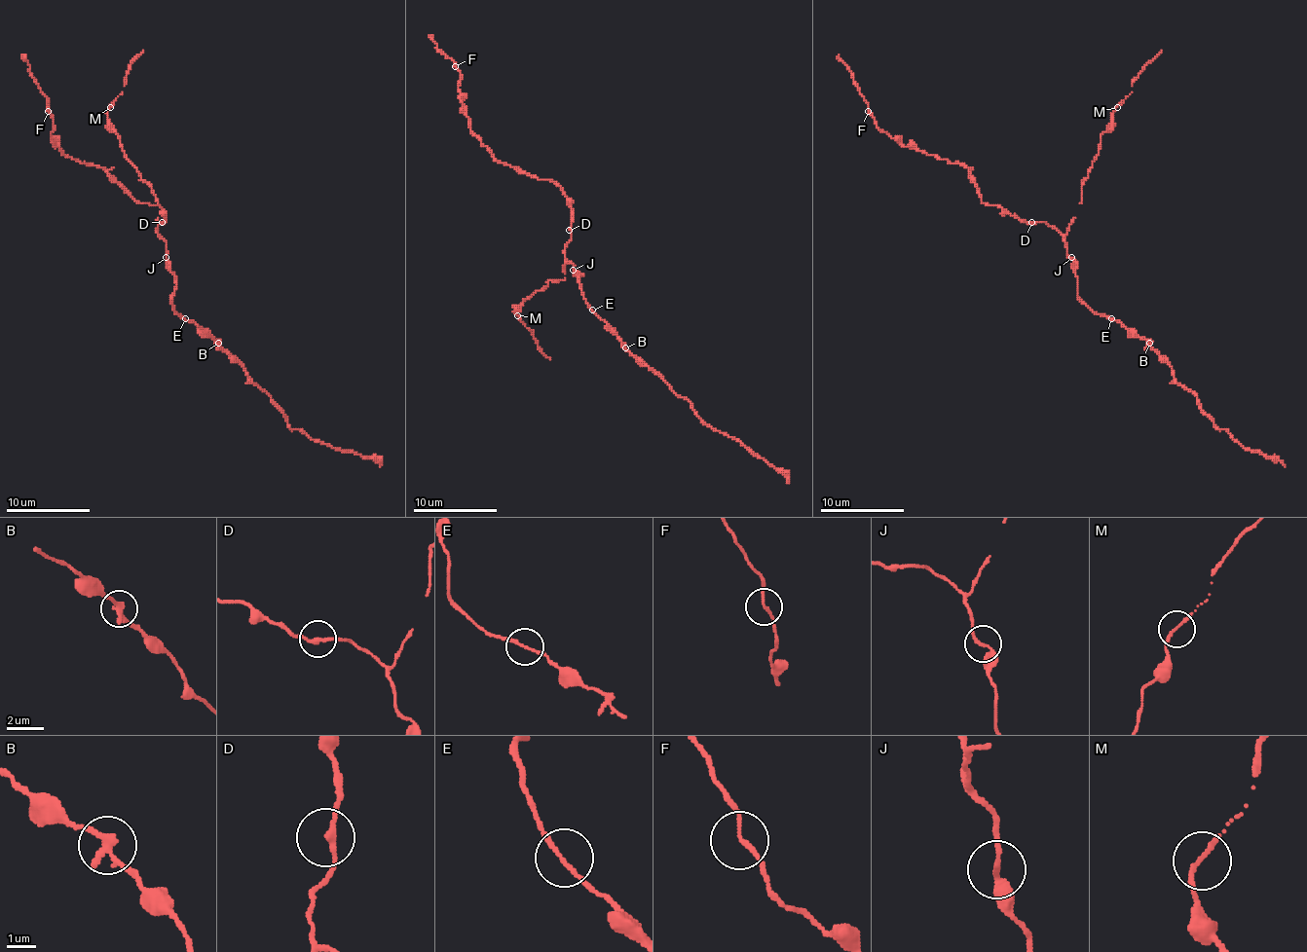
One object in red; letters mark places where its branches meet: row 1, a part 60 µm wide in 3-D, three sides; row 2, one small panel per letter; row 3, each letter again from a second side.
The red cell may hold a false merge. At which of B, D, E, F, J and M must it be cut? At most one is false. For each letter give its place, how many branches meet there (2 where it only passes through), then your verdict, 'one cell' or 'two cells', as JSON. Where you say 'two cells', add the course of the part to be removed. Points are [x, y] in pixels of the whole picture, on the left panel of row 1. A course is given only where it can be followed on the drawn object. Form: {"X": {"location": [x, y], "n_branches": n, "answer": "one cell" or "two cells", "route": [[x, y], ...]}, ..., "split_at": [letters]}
{"B": {"location": [218, 343], "n_branches": 2, "answer": "one cell"}, "D": {"location": [162, 222], "n_branches": 2, "answer": "one cell"}, "E": {"location": [185, 318], "n_branches": 2, "answer": "one cell"}, "F": {"location": [48, 111], "n_branches": 2, "answer": "one cell"}, "J": {"location": [166, 257], "n_branches": 2, "answer": "one cell"}, "M": {"location": [110, 107], "n_branches": 2, "answer": "one cell"}, "split_at": []}

